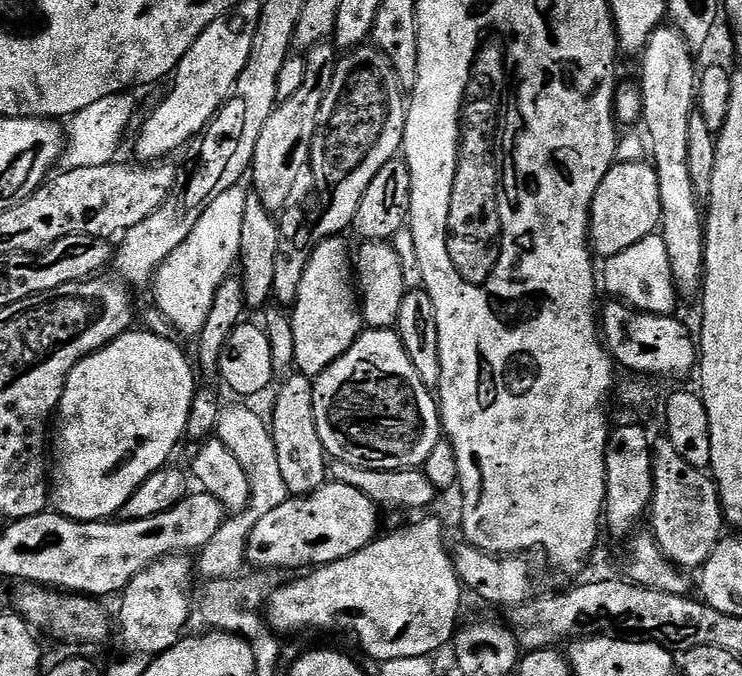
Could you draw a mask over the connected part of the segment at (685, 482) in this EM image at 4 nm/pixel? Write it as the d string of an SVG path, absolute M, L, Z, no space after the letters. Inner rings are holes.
M666 438L655 441L652 449L652 520L651 535L672 563L685 570L699 570L716 549L726 528L724 509L720 506L720 492L707 471L682 462L678 450Z

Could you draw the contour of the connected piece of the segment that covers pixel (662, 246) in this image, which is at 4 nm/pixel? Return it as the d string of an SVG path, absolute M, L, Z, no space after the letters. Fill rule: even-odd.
M655 232L635 243L620 254L609 257L602 268L602 286L615 299L620 299L640 311L657 313L660 316L673 315L677 310L678 293L670 270L669 251L664 237Z

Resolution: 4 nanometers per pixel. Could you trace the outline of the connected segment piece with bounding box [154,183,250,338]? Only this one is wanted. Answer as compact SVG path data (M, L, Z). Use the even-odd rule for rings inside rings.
M243 183L230 186L226 190L217 192L214 199L208 203L206 210L198 218L194 230L190 230L190 238L162 262L162 266L155 274L154 289L156 288L155 307L172 323L173 329L184 336L199 337L200 331L206 326L206 318L210 318L210 308L214 306L214 296L222 282L233 275L240 259L242 246L242 214L246 214L246 202L250 195L249 189L244 189Z

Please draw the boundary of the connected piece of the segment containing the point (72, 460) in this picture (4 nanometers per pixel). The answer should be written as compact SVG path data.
M129 330L104 348L91 352L66 378L60 406L54 413L54 467L50 472L50 500L55 511L71 520L107 521L154 474L165 467L172 451L188 432L188 419L198 391L196 376L184 352L166 336Z

